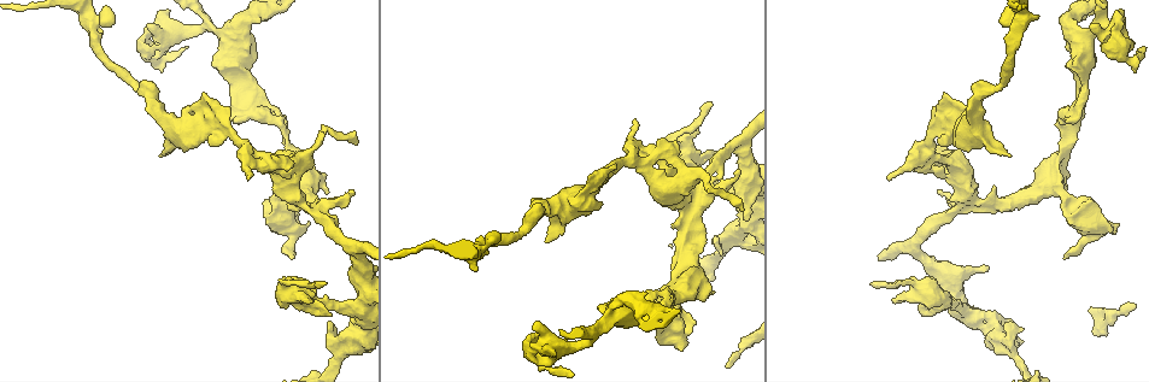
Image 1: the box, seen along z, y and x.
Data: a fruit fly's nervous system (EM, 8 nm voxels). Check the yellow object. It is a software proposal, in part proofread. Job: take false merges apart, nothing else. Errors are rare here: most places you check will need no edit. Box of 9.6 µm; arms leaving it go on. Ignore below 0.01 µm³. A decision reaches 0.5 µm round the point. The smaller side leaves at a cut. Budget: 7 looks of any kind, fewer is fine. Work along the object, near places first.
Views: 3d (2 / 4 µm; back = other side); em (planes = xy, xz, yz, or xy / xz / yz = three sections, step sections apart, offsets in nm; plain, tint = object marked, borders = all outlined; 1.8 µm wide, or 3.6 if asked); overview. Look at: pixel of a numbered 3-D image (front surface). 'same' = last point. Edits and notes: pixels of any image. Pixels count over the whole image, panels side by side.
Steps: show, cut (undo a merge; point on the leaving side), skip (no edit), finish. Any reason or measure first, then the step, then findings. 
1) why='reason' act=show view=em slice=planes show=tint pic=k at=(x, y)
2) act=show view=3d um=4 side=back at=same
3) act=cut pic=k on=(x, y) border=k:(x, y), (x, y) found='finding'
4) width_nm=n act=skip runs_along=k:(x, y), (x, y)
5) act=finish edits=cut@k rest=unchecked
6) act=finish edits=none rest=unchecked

why='looks like a crossing' act=show view=em slice=planes show=borders pic=1 at=(274, 109)

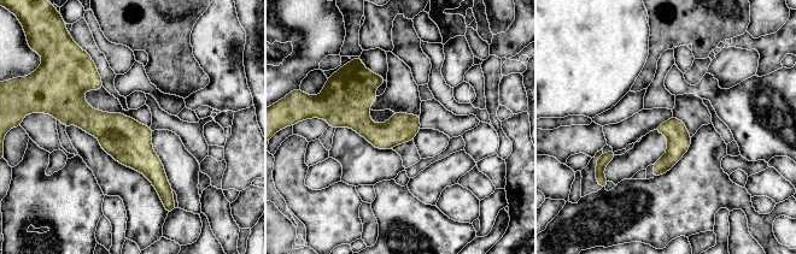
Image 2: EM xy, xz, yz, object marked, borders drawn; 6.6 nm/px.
act=skip runs_along=2:(59, 114), (111, 129), (168, 189) found='one cell here'

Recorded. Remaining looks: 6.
why='side arm on a straight run' act=show view=3d um=2 pic=1 at=(1001, 204)

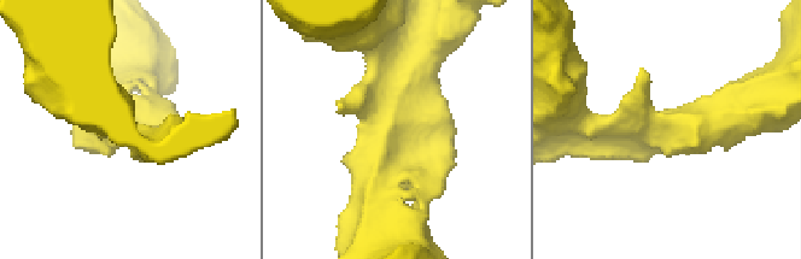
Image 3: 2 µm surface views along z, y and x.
act=show view=em slice=planes show=tint pic=3 at=(385, 129)

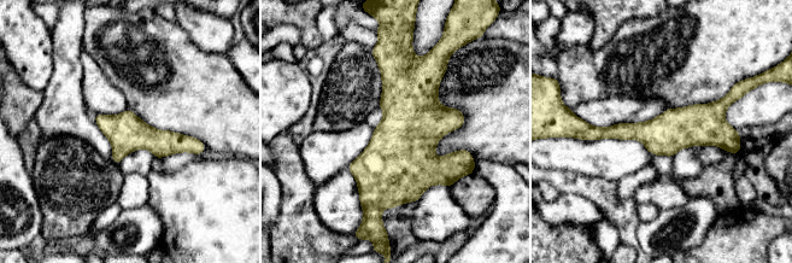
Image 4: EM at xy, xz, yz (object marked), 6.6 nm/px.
width_nm=260 act=skip runs_along=4:(593, 129), (717, 132), (737, 146) found='one cell here'

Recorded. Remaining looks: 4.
why='calibre changes' act=show view=3d um=4 pic=1 at=(350, 336)

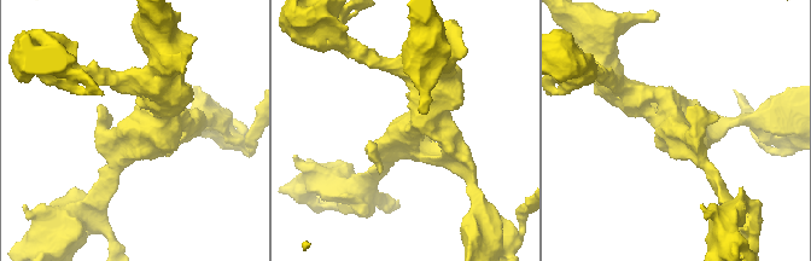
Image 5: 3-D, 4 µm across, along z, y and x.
arms=4 act=show view=em slice=yz step=16 show=tint pic=5 at=(138, 134)

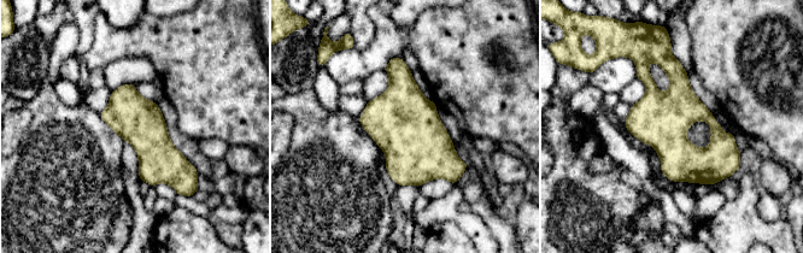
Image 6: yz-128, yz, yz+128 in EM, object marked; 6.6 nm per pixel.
act=skip found='one cell here'

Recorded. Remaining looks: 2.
act=finish edits=none rest=unchecked

